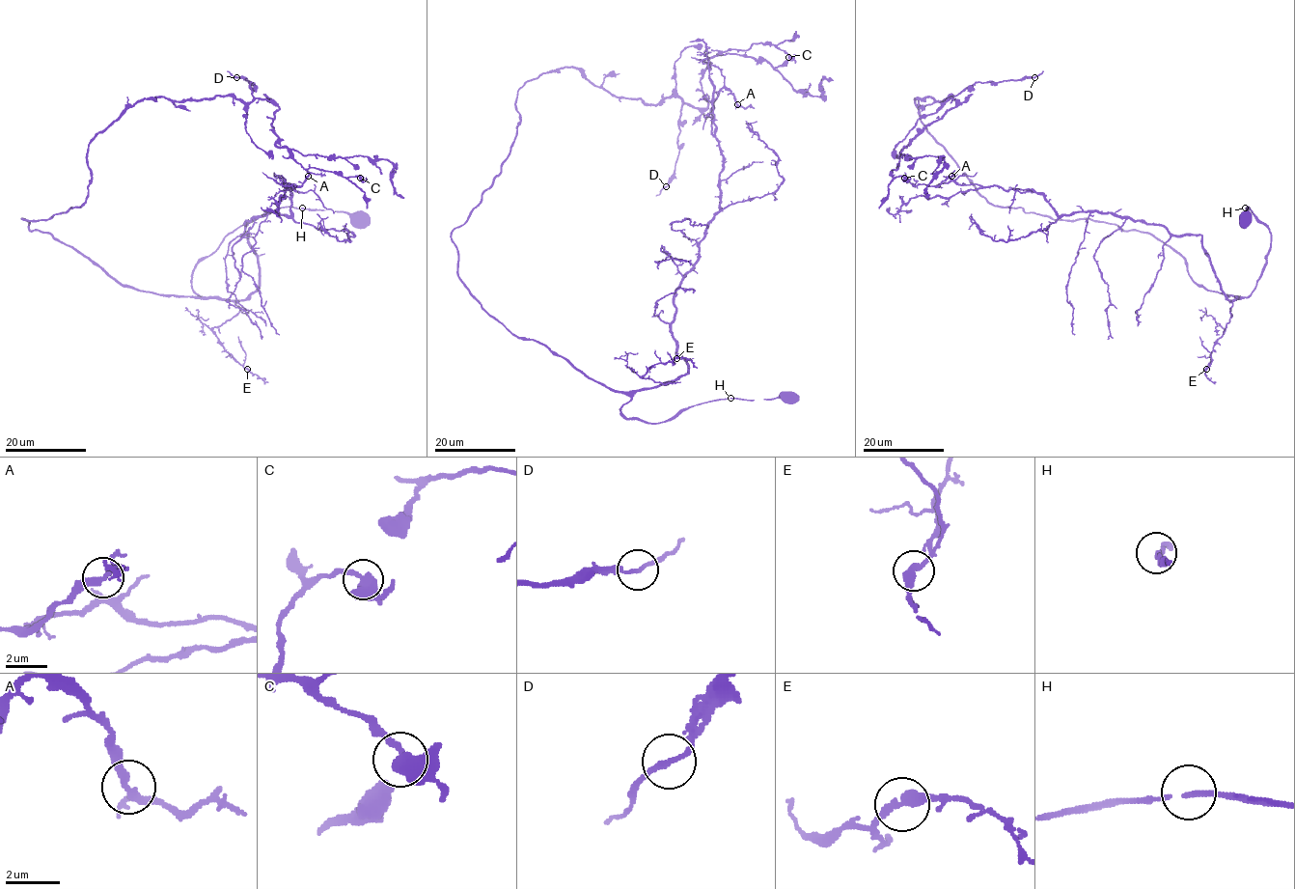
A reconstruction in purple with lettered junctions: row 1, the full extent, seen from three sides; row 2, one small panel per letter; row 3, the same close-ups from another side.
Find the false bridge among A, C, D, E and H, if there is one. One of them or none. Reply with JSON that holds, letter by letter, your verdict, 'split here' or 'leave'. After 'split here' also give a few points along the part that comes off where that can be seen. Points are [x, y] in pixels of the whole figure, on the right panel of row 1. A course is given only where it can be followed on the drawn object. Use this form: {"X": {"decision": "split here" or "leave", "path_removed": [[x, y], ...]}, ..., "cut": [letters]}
{"A": {"decision": "leave"}, "C": {"decision": "leave"}, "D": {"decision": "leave"}, "E": {"decision": "leave"}, "H": {"decision": "leave"}, "cut": []}

